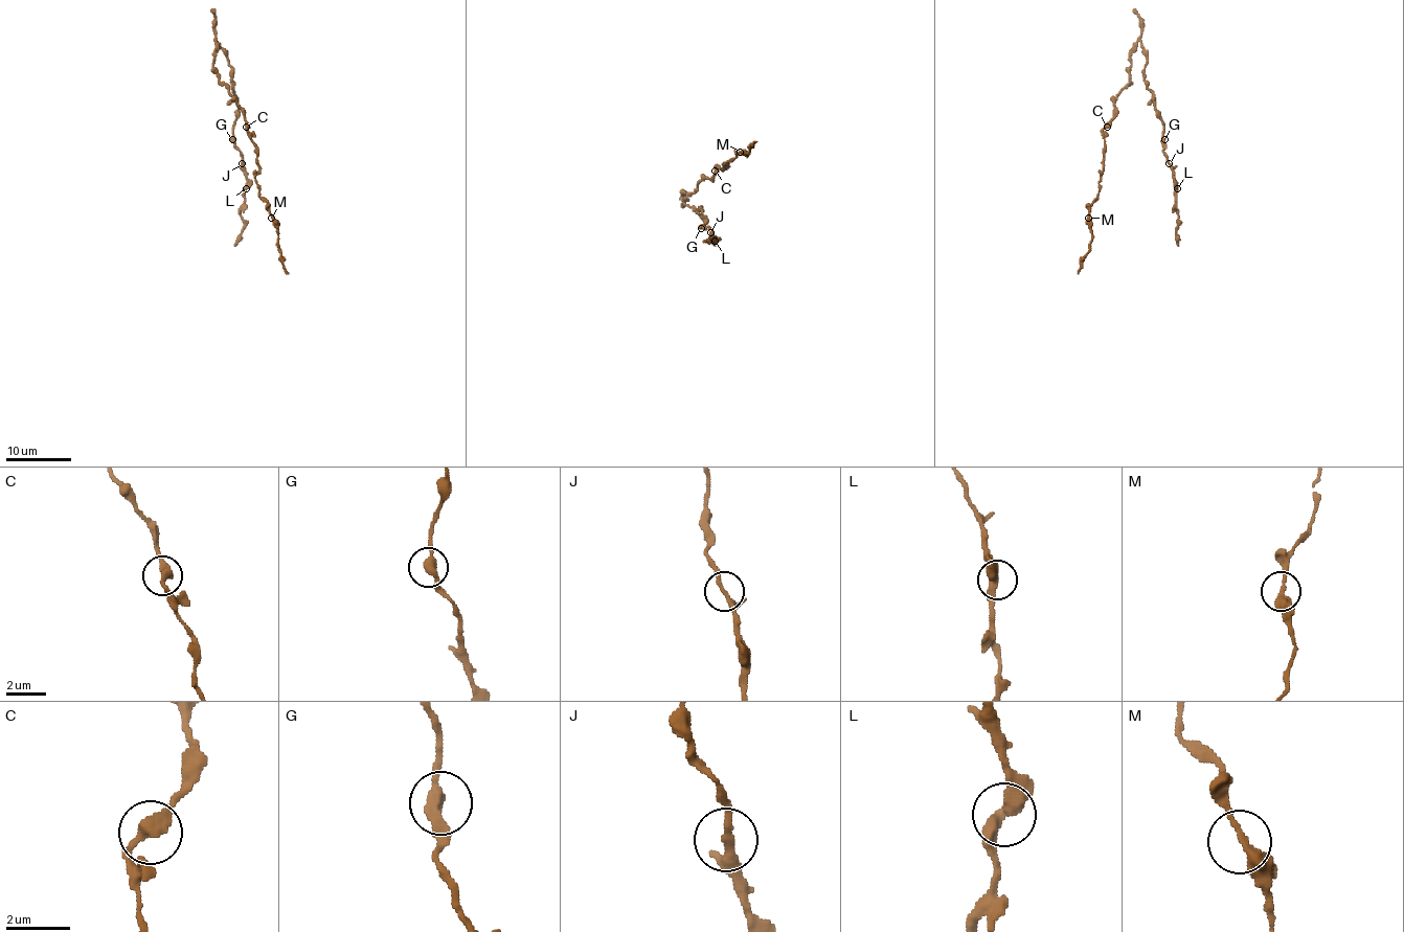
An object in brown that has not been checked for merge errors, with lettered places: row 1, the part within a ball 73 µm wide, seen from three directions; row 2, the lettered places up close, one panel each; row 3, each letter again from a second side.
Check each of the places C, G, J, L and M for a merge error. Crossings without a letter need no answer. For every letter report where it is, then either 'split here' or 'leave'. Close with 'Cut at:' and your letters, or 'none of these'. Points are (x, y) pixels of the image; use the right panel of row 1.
C: at (1107, 127); leave
G: at (1164, 139); leave
J: at (1169, 163); leave
L: at (1177, 188); leave
M: at (1088, 218); leave
Cut at: none of these

